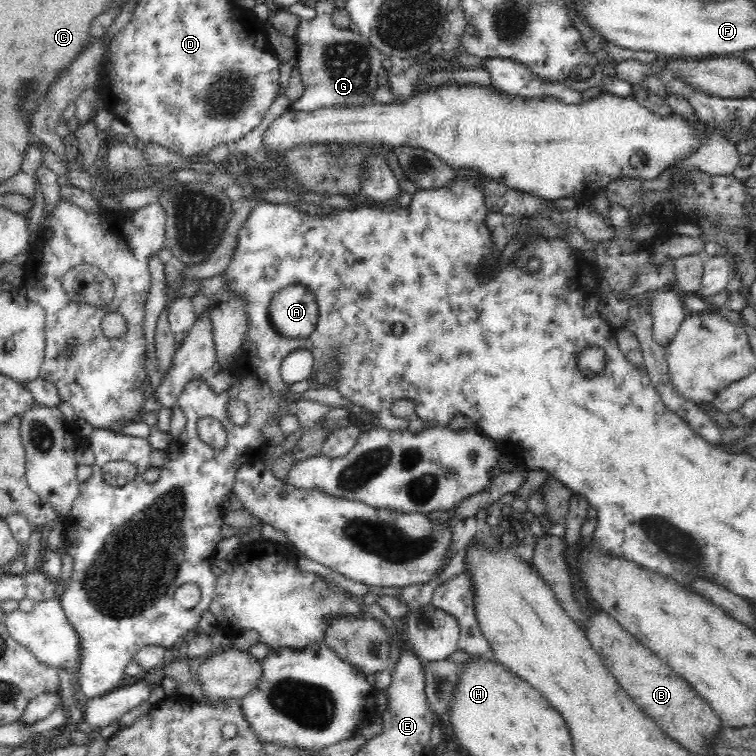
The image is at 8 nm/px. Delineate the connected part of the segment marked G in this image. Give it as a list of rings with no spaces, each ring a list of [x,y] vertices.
[[[328,1],[320,2],[317,15],[310,22],[303,21],[299,26],[295,36],[297,66],[302,74],[302,83],[304,84],[304,94],[291,102],[290,110],[294,112],[316,112],[318,110],[328,110],[328,108],[364,108],[372,105],[372,94],[379,88],[378,74],[383,68],[386,68],[386,59],[382,53],[371,45],[362,35],[353,27],[340,29],[330,21],[335,5]]]

